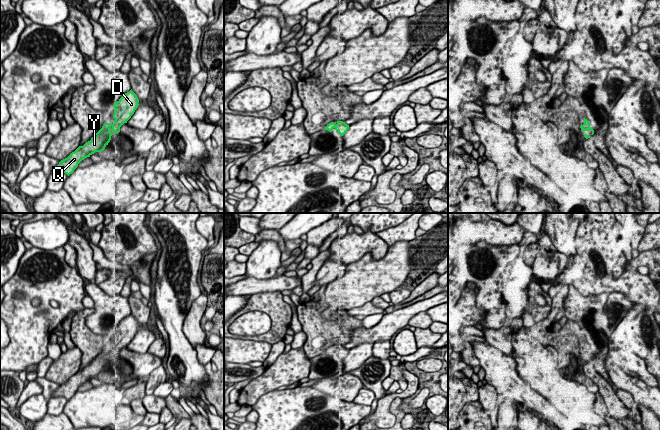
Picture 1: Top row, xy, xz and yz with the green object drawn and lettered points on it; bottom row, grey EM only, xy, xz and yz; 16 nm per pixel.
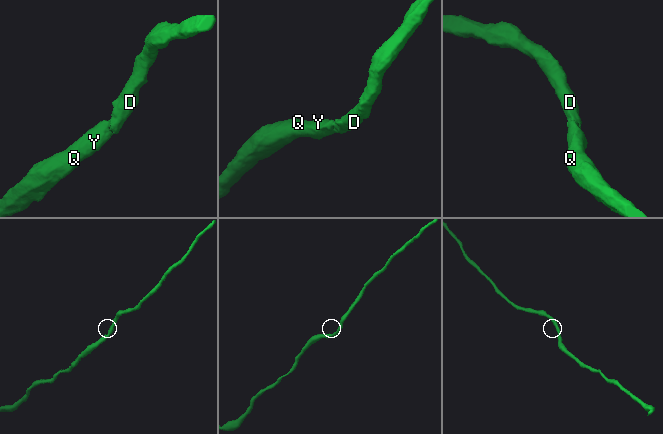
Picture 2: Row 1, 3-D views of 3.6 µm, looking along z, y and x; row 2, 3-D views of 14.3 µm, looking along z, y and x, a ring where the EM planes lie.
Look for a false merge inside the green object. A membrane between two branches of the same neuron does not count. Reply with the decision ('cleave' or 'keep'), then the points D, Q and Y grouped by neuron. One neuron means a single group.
keep; groups D Q Y

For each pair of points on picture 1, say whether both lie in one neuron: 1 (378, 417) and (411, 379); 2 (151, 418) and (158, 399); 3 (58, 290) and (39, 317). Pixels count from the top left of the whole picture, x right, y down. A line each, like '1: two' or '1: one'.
1: one
2: one
3: one

